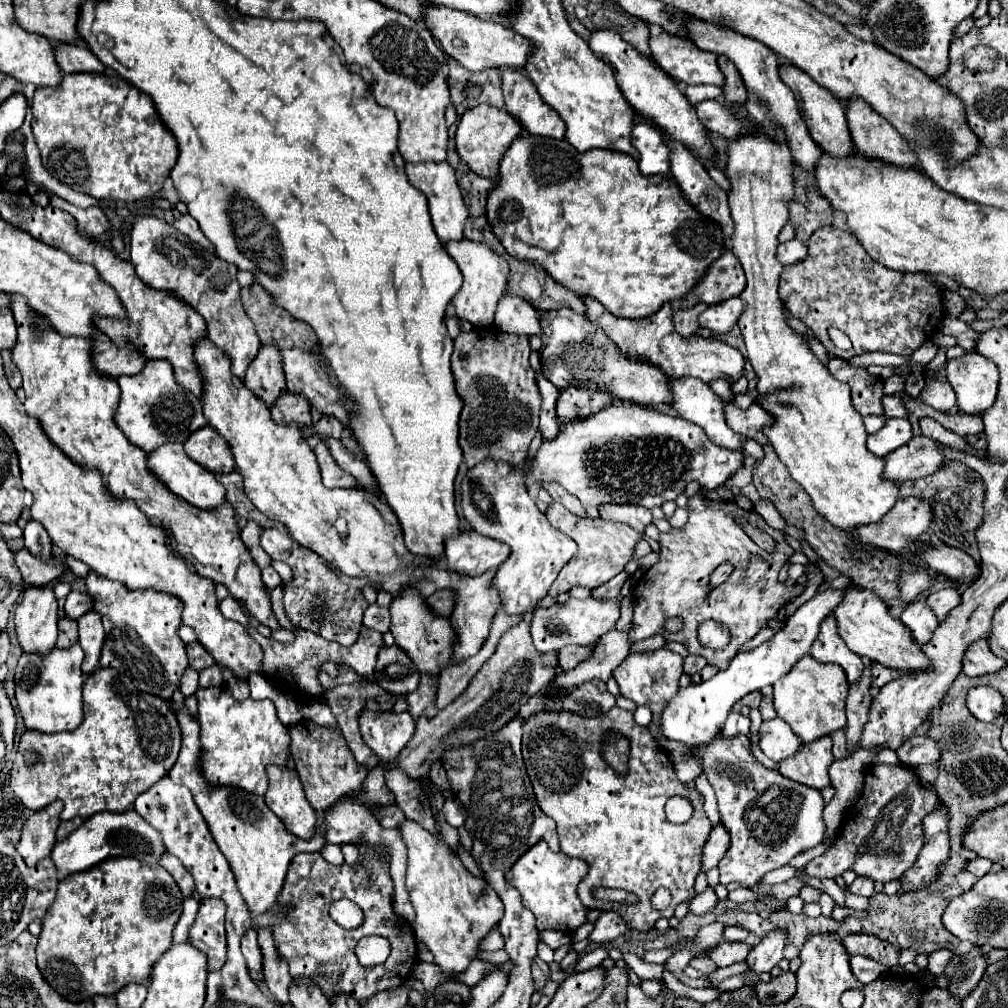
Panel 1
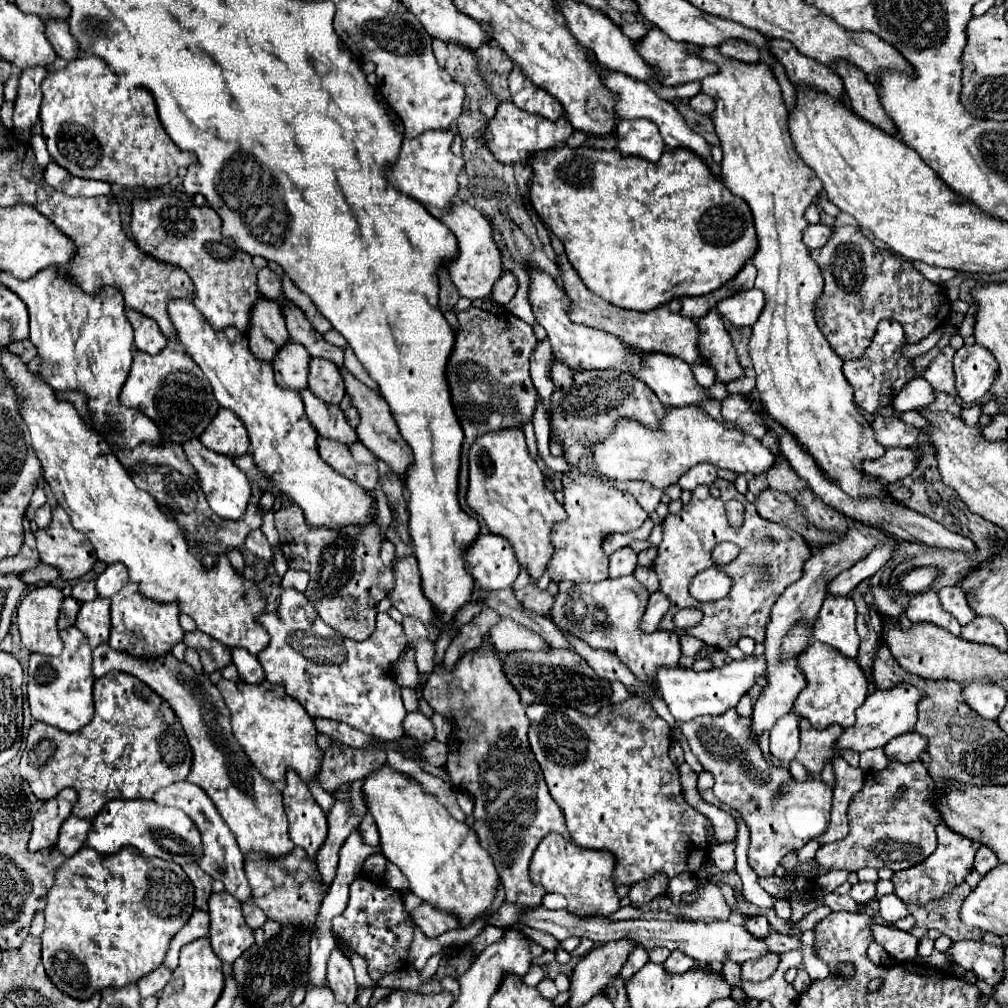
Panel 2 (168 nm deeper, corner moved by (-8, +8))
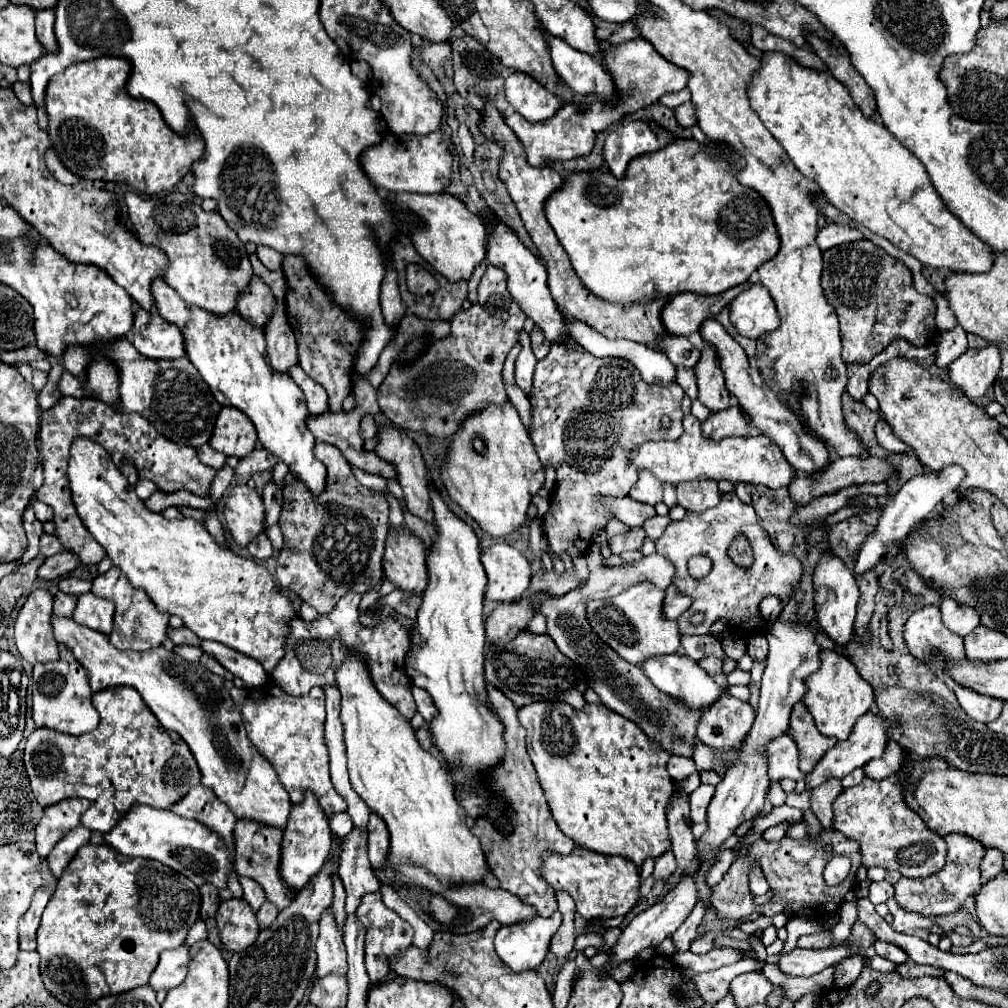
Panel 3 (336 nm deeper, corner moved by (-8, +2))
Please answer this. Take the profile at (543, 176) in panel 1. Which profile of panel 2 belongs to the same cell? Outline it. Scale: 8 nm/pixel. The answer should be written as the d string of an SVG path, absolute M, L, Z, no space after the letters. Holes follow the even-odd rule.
M558 147L558 149L548 149L544 153L538 153L530 161L530 165L534 169L534 177L530 179L530 203L534 211L546 223L546 227L554 231L554 235L564 243L566 255L572 267L576 269L576 273L580 275L580 279L584 281L584 285L598 297L622 309L650 311L672 301L672 297L712 293L724 283L728 283L744 267L744 263L752 259L752 253L756 253L756 227L752 223L752 211L748 209L748 203L732 195L722 181L716 181L716 177L708 173L708 167L704 165L704 161L700 161L696 153L688 153L688 149L666 149L662 157L656 163L652 163L652 161L644 161L642 157L622 157L616 149L600 151L590 147L578 147L578 149Z

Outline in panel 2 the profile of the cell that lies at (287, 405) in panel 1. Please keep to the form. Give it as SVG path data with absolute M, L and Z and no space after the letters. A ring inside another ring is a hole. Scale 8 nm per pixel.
M294 341L284 343L274 361L276 383L284 389L304 389L308 385L308 361L310 353L304 349L304 345Z

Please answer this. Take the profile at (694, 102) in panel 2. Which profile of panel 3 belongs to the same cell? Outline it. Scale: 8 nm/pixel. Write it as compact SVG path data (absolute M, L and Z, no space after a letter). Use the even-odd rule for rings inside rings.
M692 101L676 107L674 113L676 113L676 119L682 127L694 127L696 125L696 107Z

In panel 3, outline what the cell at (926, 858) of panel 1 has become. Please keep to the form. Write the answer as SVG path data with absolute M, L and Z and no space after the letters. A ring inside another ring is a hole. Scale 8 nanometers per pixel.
M946 835L944 837L946 847L948 847L948 855L946 855L946 865L928 877L922 879L906 879L900 877L898 883L894 885L894 899L898 901L898 905L906 911L914 911L920 913L924 917L936 917L936 915L948 915L954 913L956 909L960 909L964 905L964 899L968 895L974 895L982 883L980 883L980 859L984 857L984 845L976 839L970 839L968 835Z

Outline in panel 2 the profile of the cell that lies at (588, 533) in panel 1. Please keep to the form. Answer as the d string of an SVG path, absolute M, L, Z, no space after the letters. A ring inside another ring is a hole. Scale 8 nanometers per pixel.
M552 361L552 381L556 385L550 401L550 439L558 441L564 449L564 459L572 467L564 473L564 511L566 519L558 521L552 529L554 555L548 563L548 573L552 581L574 581L574 583L594 583L608 577L608 557L602 553L602 541L616 531L638 529L648 513L636 503L636 499L616 487L614 479L600 479L596 467L592 465L592 445L600 443L604 437L612 435L616 421L628 417L658 429L668 405L652 393L648 385L628 373L616 373L616 369L594 369L594 371L574 371L562 361Z

